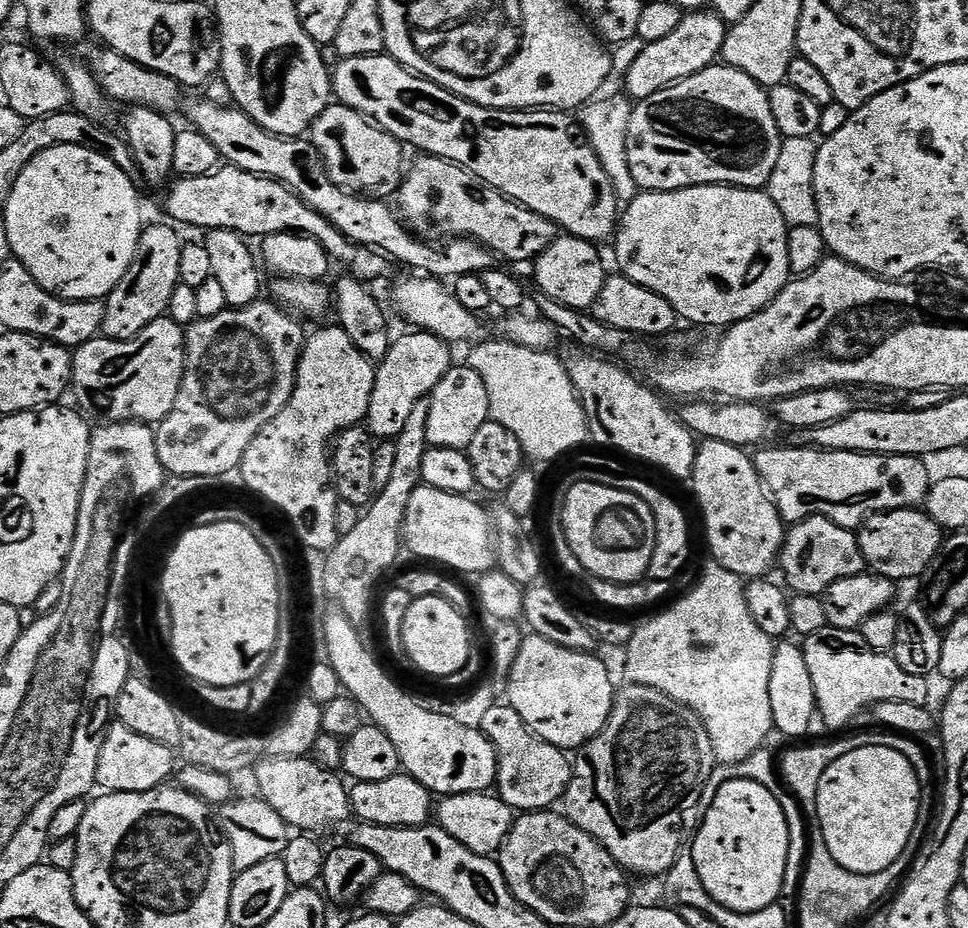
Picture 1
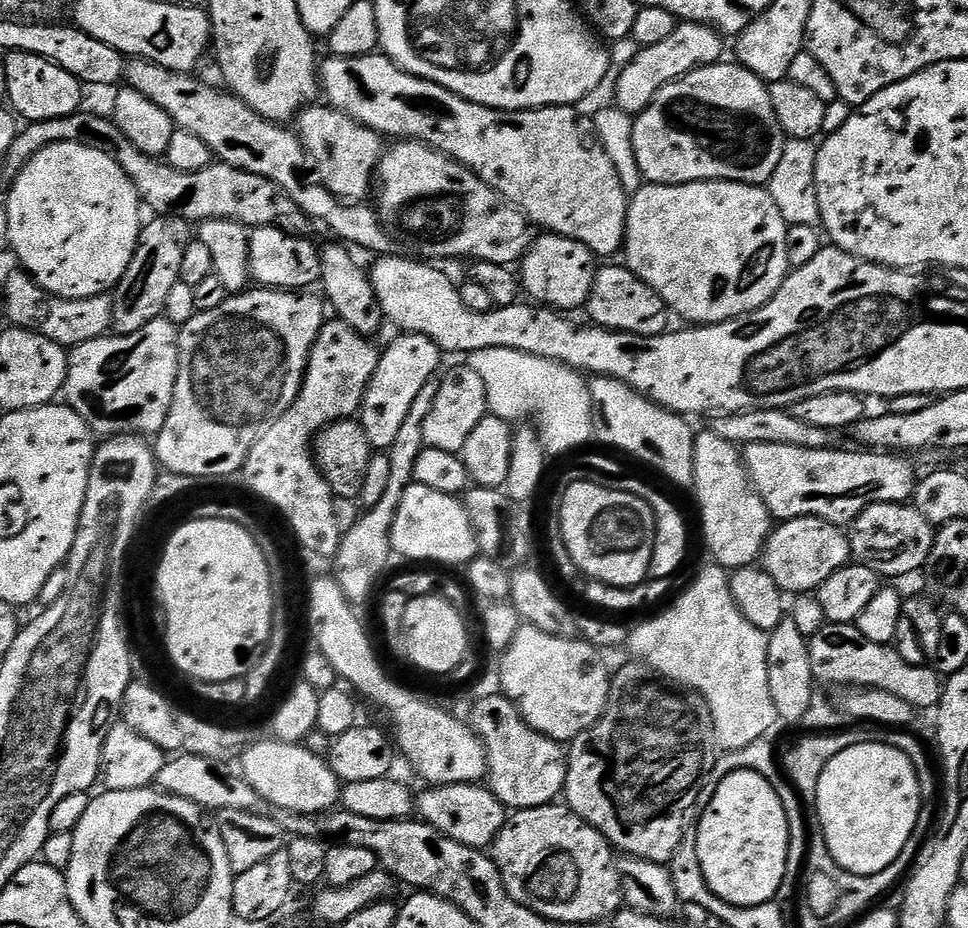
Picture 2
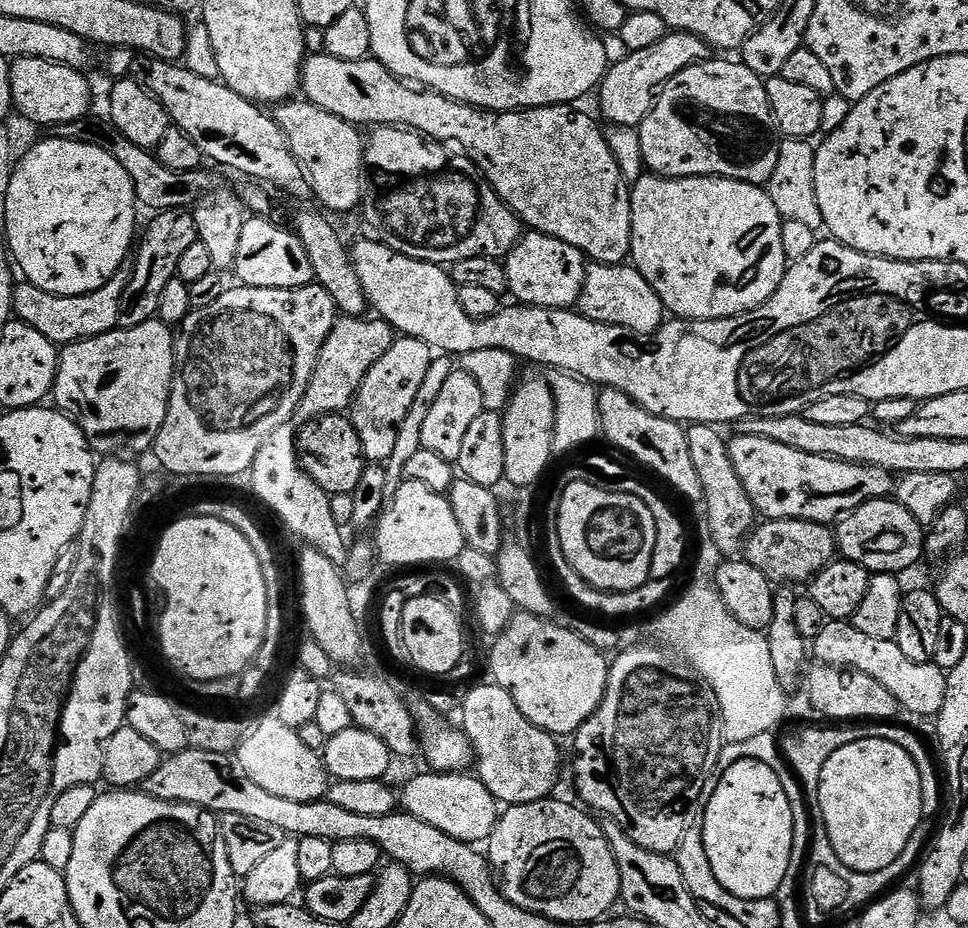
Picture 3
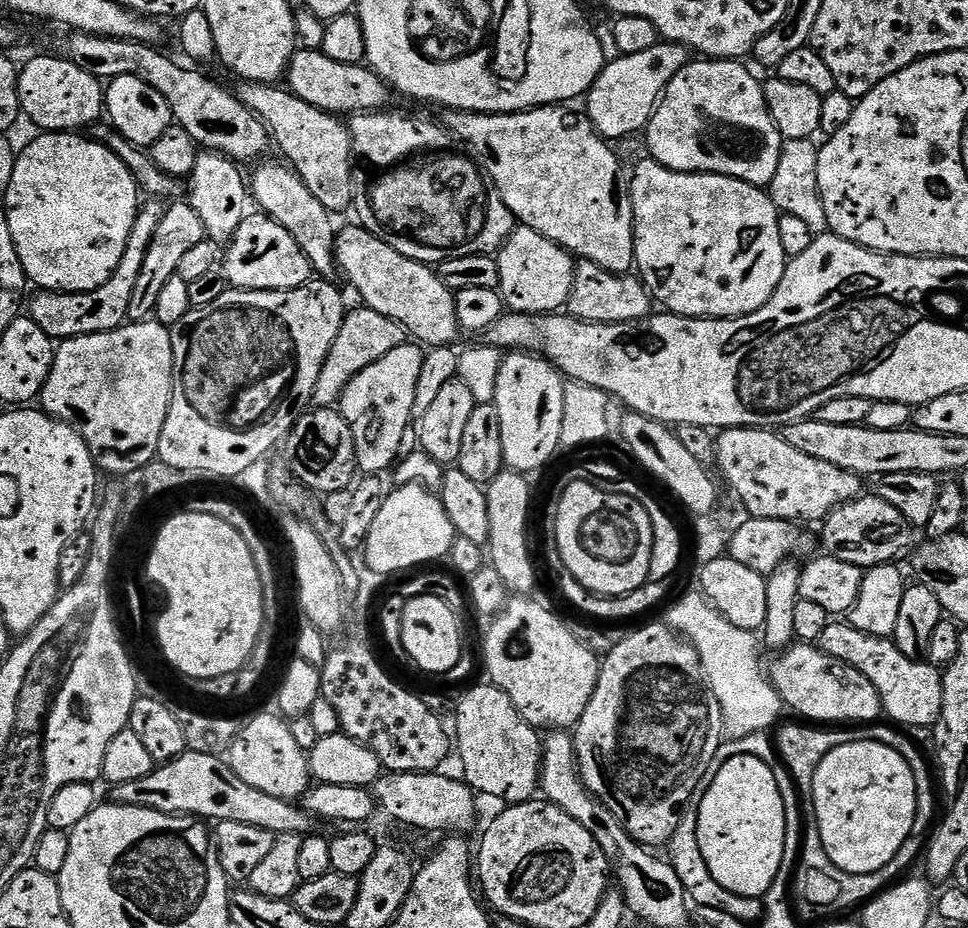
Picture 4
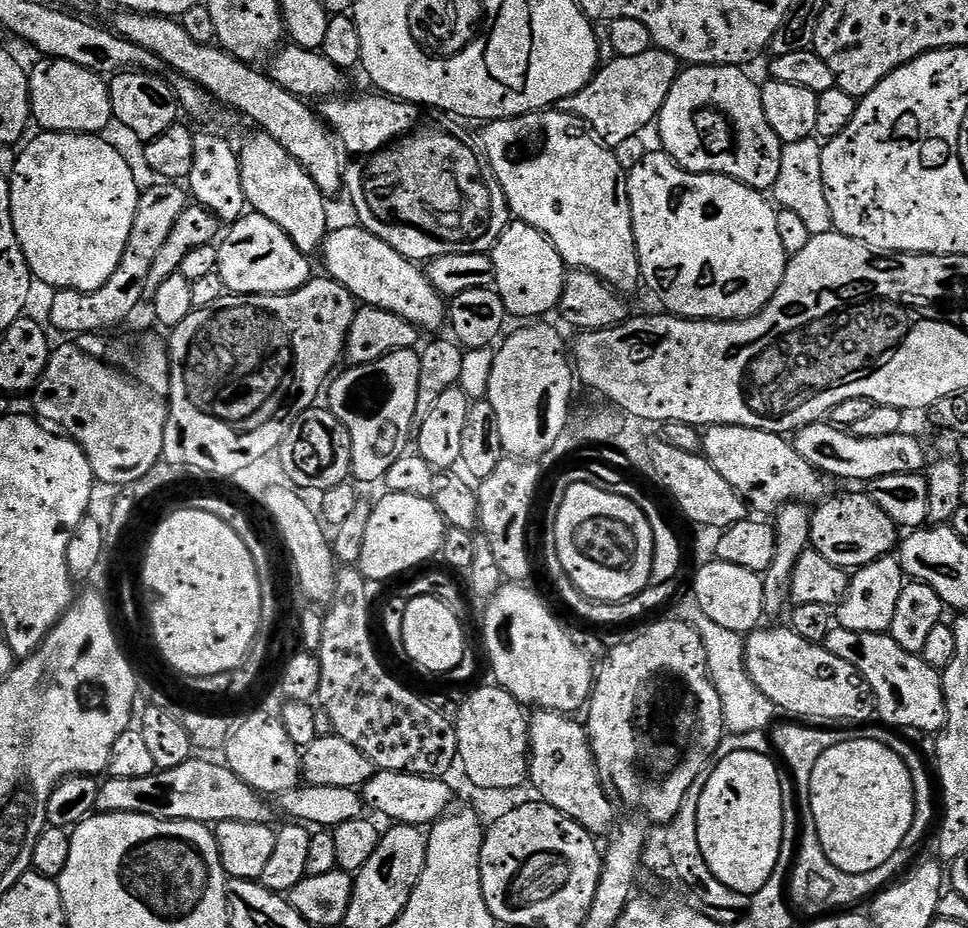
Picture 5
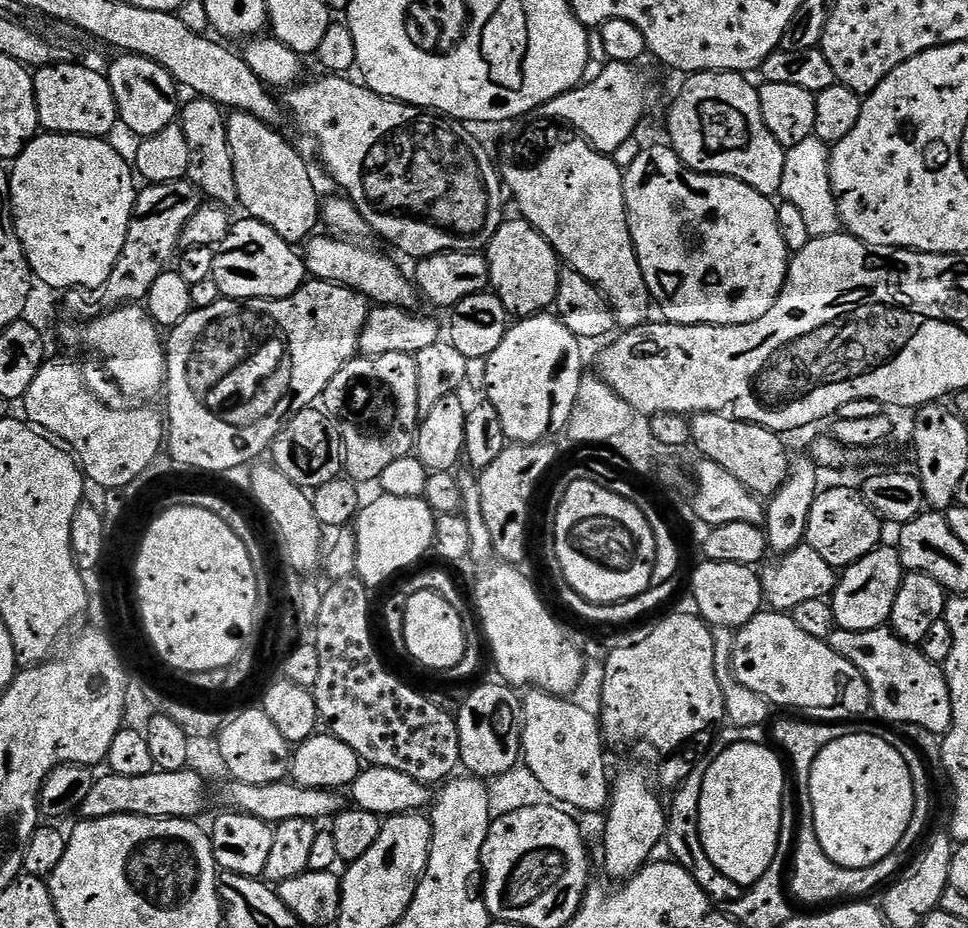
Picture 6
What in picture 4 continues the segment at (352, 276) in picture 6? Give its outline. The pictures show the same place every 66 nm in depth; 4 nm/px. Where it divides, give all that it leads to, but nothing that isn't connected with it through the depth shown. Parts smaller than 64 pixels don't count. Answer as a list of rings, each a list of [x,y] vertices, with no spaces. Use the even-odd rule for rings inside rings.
[[[362,226],[348,228],[336,237],[336,263],[339,271],[356,287],[367,307],[394,318],[413,341],[428,348],[447,348],[462,336],[456,313],[456,293],[442,282],[439,271],[417,260],[398,254],[379,236],[370,234]]]

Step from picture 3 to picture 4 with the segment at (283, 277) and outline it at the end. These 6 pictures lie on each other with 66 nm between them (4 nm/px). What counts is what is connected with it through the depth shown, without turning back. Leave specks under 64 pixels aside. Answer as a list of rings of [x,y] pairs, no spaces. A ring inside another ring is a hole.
[[[249,214],[238,226],[232,241],[222,256],[222,273],[236,290],[249,292],[282,292],[286,288],[300,288],[313,279],[312,264],[302,254],[298,242],[277,220],[263,214]]]

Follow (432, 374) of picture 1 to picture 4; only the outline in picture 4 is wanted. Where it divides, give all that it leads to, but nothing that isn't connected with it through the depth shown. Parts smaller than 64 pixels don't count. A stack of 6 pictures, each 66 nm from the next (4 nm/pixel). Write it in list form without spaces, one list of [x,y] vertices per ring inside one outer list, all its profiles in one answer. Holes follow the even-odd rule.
[[[409,342],[398,346],[398,350],[390,350],[386,358],[378,358],[374,366],[366,366],[346,386],[338,401],[338,410],[346,418],[350,430],[354,434],[356,447],[356,467],[364,474],[384,474],[401,459],[400,448],[406,443],[404,436],[408,427],[414,424],[412,411],[414,410],[414,394],[418,390],[418,374],[422,374],[422,362],[425,349],[419,343]]]

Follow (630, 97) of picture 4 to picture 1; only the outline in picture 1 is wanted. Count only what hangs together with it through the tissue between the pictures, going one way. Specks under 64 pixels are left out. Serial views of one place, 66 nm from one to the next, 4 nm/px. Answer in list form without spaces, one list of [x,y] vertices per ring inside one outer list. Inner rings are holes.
[[[692,10],[678,22],[678,27],[659,42],[645,44],[630,70],[622,76],[627,95],[639,102],[650,98],[658,90],[668,88],[680,80],[690,78],[702,70],[713,67],[721,59],[720,51],[728,33],[729,25],[717,12]]]

